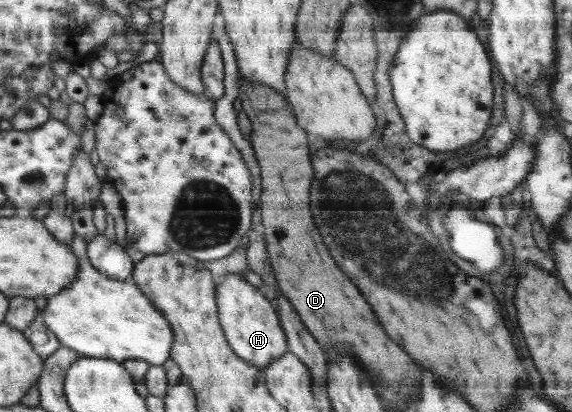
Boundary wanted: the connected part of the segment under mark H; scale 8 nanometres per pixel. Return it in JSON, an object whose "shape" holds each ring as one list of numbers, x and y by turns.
{"shape":[[243,272,227,274,221,278,221,284,217,285,217,302,219,303,220,324,223,334,227,336,232,349,245,361,253,363,264,370,277,358,284,356,285,342,284,328,279,324,279,318,275,310,271,308,269,300,259,292,259,288,251,286]]}

